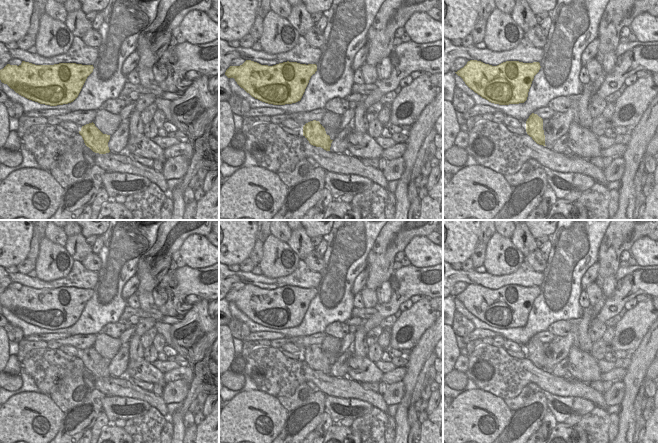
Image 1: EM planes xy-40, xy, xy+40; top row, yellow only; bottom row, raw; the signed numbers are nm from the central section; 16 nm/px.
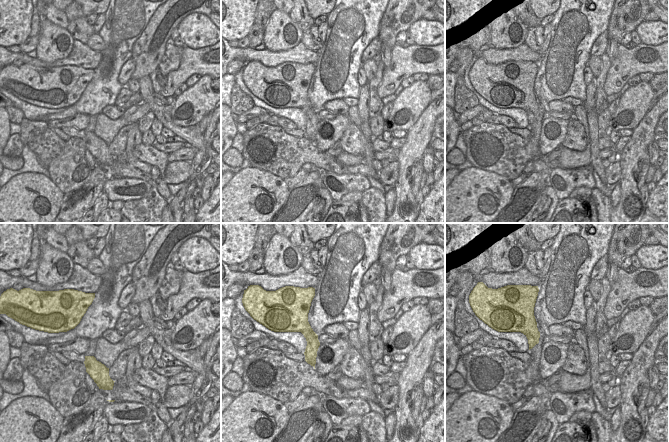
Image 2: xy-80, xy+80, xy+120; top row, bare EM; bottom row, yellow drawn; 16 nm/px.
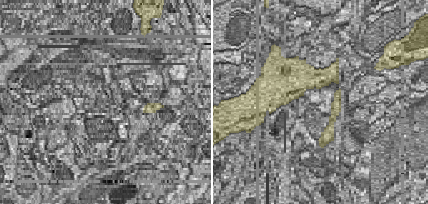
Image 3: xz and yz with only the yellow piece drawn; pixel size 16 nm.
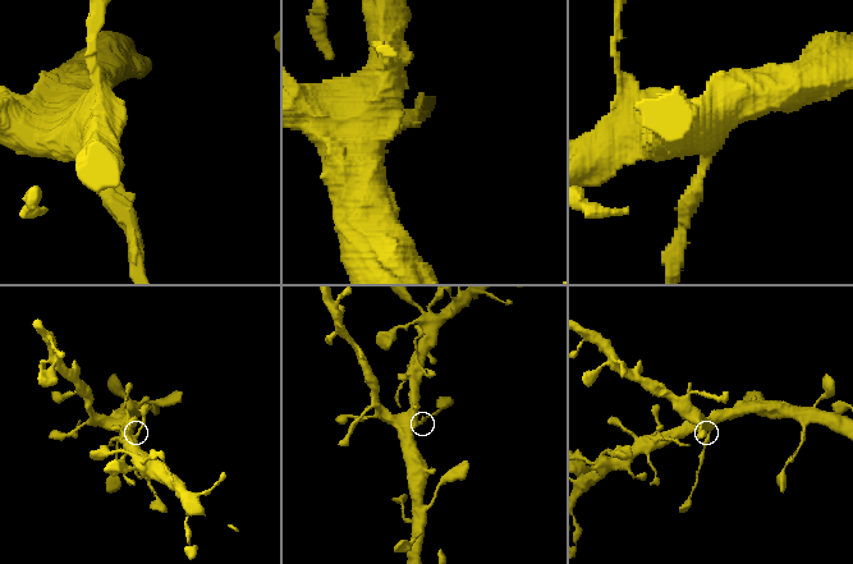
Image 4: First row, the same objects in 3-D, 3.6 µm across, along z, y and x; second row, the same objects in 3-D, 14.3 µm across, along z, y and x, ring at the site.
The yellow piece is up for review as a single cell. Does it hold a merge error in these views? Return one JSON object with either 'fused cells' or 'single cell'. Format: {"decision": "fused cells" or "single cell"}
{"decision": "fused cells"}

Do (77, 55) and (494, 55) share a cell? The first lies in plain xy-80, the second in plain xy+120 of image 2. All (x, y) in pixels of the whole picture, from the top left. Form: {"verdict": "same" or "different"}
{"verdict": "same"}

